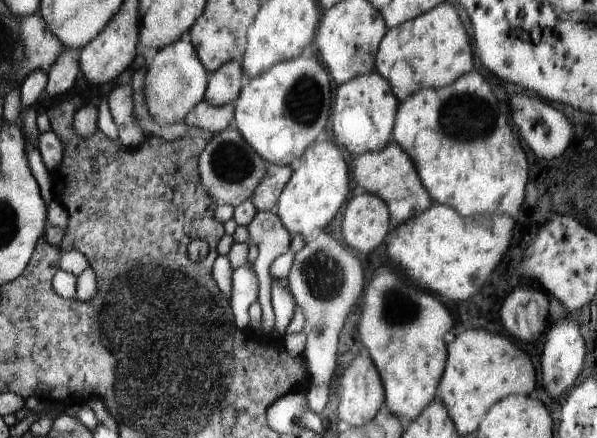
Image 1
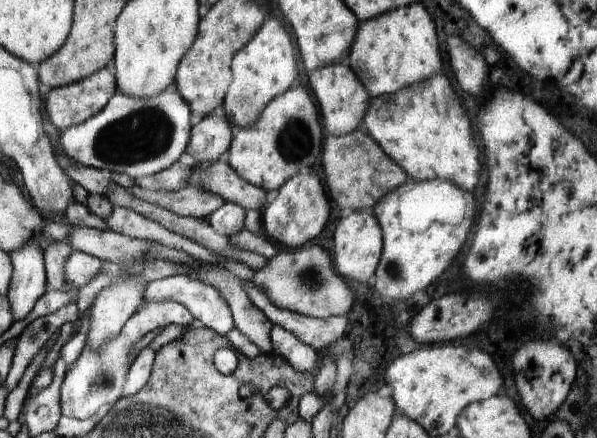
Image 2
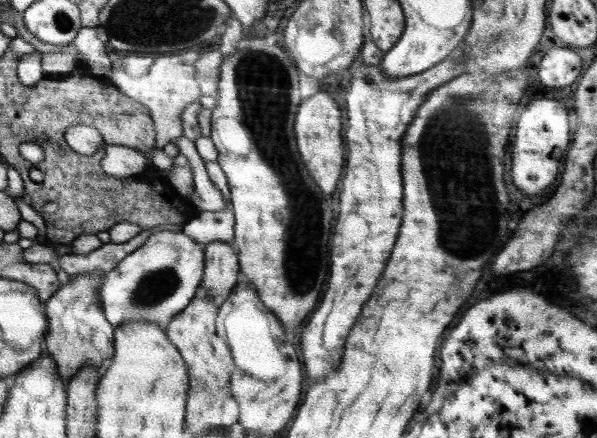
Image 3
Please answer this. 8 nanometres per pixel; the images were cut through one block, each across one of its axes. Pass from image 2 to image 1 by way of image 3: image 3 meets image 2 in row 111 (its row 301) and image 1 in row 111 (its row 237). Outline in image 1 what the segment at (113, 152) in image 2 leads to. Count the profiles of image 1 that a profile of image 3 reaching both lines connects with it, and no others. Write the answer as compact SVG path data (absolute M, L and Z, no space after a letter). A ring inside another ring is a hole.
M178 39L166 48L157 50L154 59L146 69L146 82L144 82L146 106L154 122L158 122L160 126L182 123L184 116L198 102L204 100L209 74L200 62L191 42Z

